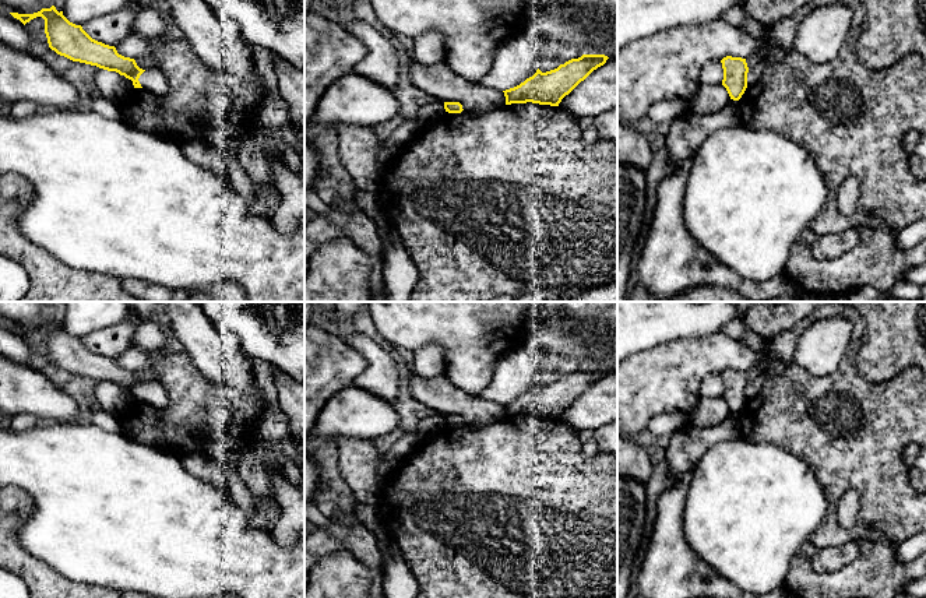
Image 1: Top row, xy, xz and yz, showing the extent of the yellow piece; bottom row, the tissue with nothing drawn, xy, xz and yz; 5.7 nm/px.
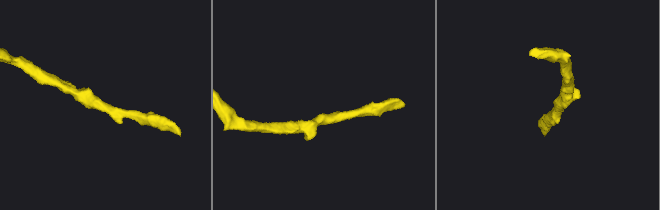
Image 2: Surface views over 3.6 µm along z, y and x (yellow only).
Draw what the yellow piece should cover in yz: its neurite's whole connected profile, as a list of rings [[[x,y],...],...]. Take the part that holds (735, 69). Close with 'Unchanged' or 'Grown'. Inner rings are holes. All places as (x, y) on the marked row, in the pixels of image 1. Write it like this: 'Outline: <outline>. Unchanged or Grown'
Outline: [[[726,56],[721,60],[723,68],[722,85],[730,99],[739,101],[747,88],[749,67],[746,59]]]. Unchanged

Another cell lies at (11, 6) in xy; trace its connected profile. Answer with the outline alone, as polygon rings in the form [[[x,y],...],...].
[[[0,0],[0,8],[18,14],[34,14],[42,10],[41,0]]]

